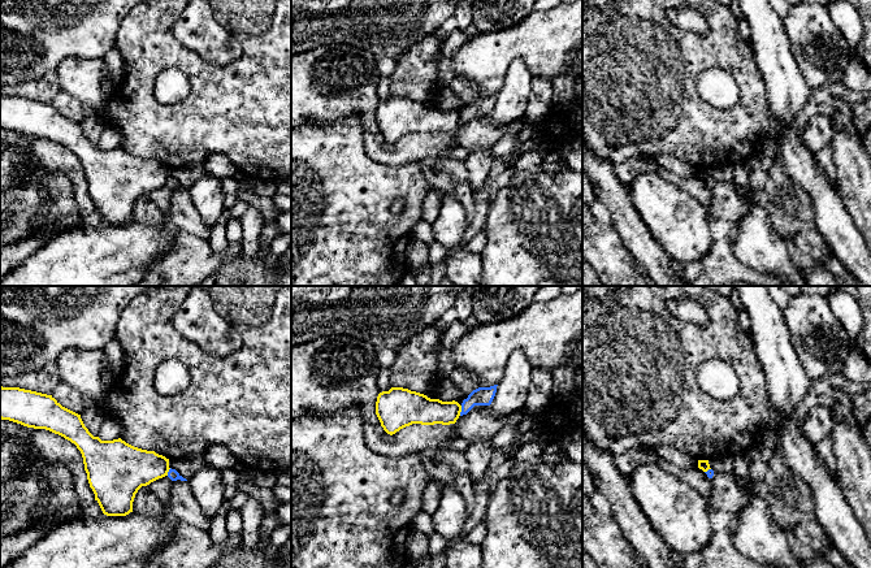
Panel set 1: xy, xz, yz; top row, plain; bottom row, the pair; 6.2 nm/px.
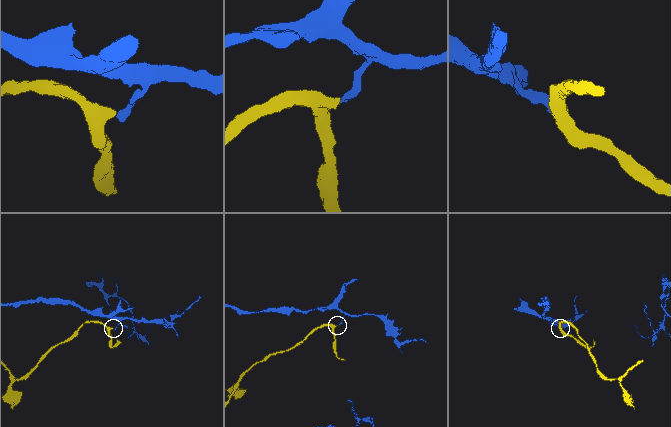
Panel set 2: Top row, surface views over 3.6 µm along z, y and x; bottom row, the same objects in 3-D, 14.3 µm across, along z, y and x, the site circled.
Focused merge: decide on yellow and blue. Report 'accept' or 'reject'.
reject

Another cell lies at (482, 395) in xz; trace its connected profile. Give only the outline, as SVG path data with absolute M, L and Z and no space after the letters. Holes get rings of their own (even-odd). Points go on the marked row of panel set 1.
M498 385L473 390L468 398L463 400L460 416L467 415L474 406L490 406L495 396L497 386Z

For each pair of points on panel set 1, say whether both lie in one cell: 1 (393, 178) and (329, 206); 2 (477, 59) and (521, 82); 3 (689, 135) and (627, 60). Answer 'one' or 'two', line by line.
1: one
2: two
3: one

